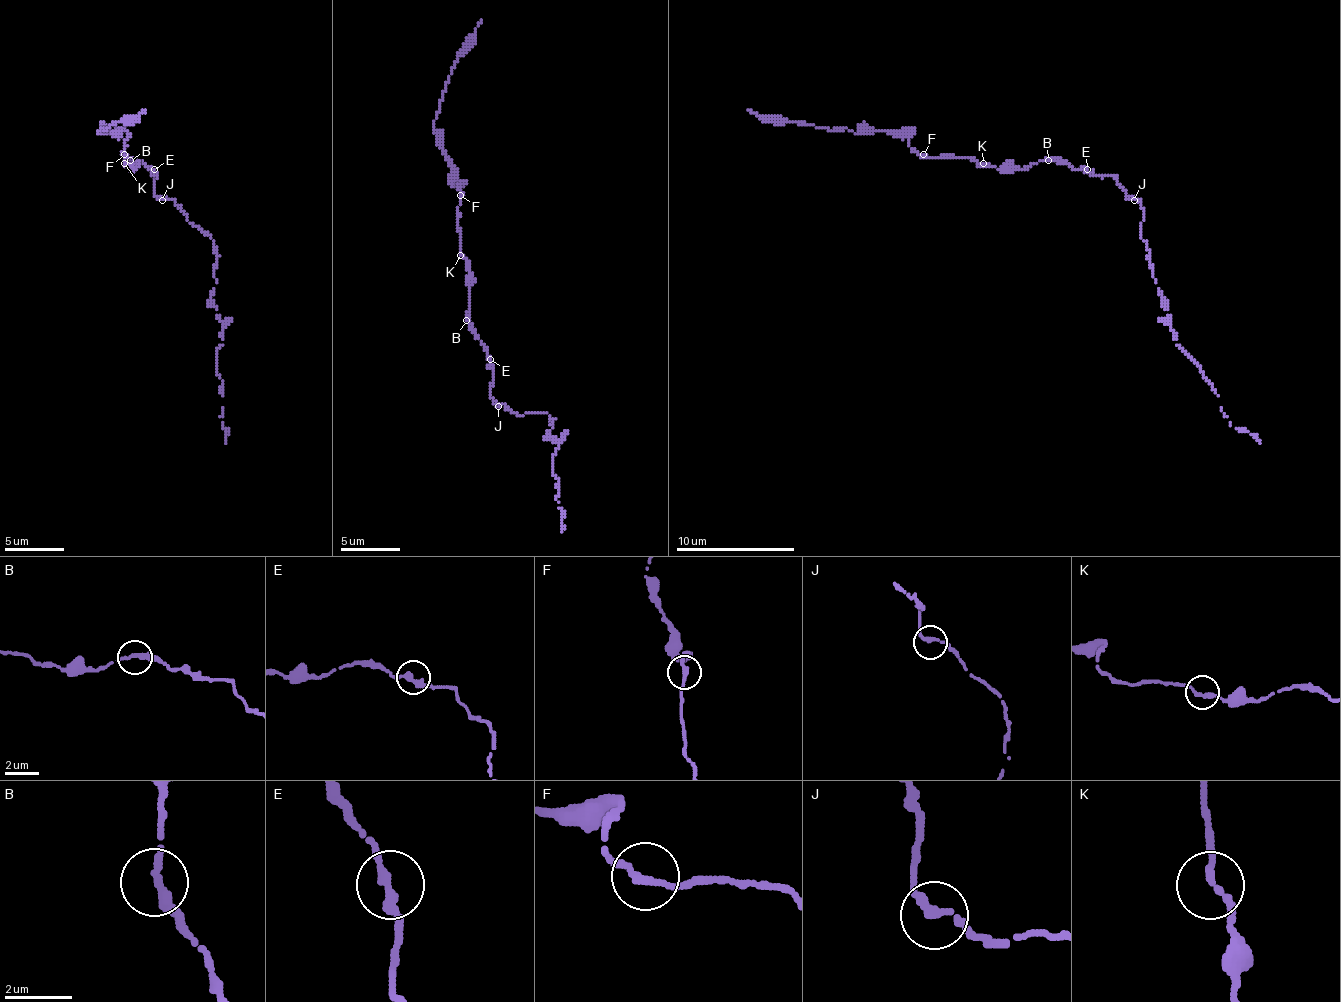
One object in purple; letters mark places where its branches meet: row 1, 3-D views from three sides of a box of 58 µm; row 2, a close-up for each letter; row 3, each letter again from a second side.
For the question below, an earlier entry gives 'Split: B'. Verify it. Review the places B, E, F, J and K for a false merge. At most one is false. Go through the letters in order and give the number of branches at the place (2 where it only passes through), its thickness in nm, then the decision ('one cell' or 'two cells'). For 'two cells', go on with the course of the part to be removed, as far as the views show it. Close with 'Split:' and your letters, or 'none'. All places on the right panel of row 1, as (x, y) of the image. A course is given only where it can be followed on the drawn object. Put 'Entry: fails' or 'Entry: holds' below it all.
B: 2 | 240 nm | one cell
E: 2 | 300 nm | one cell
F: 2 | 240 nm | one cell
J: 2 | 240 nm | one cell
K: 2 | 240 nm | one cell
Split: none
Entry: fails

